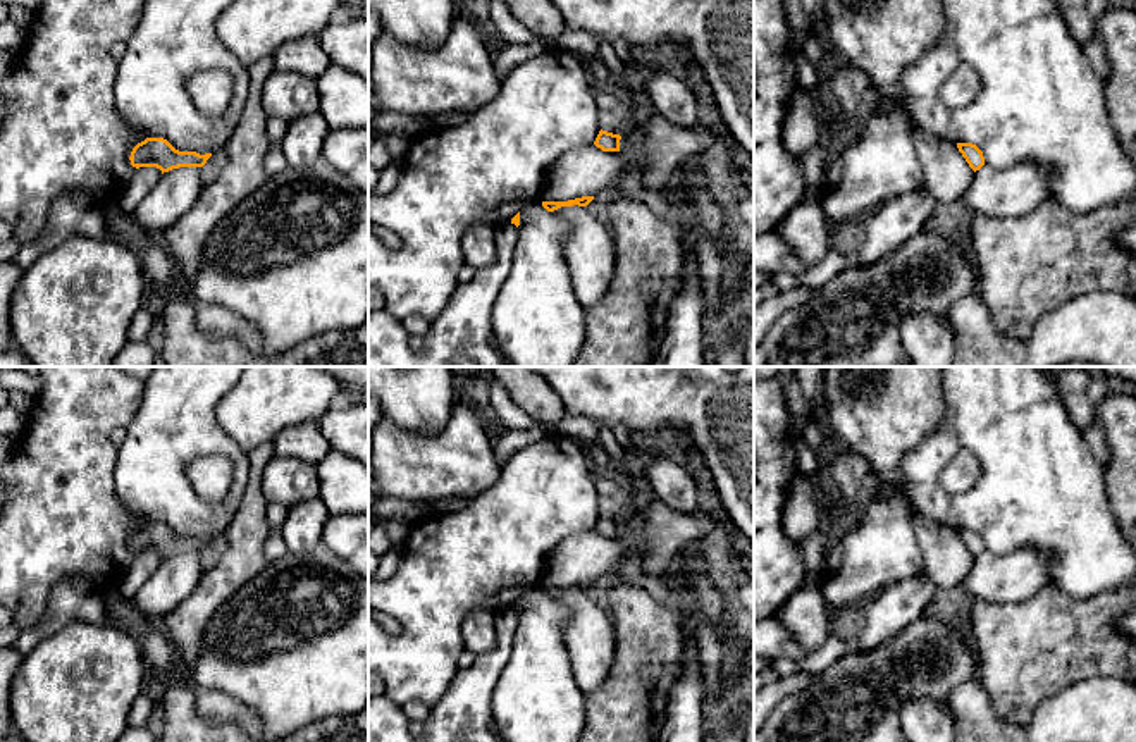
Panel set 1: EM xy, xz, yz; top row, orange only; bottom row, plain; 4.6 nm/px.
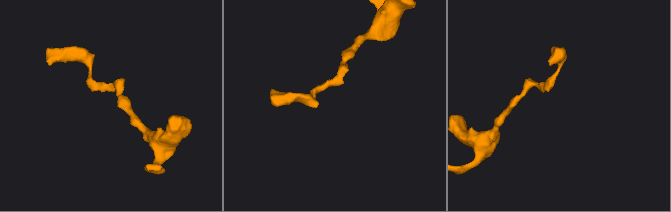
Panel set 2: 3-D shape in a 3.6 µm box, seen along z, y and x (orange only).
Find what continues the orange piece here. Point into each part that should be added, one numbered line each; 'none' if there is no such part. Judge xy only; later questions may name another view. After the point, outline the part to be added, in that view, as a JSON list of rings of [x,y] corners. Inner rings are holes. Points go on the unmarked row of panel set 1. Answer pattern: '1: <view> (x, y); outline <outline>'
none

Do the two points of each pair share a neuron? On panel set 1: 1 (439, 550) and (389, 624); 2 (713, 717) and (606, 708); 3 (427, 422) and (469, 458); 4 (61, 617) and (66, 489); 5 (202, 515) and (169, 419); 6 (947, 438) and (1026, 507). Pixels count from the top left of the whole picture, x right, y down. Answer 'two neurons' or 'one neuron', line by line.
1: two neurons
2: two neurons
3: two neurons
4: two neurons
5: one neuron
6: one neuron

